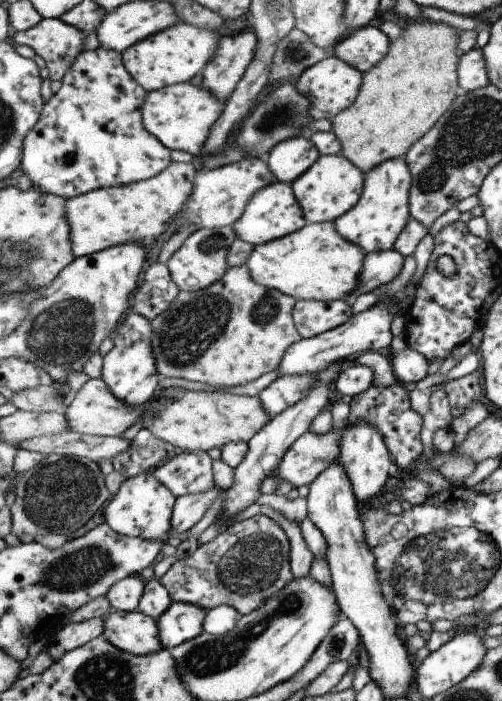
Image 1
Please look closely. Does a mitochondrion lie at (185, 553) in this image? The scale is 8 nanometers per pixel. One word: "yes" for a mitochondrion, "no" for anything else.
no

